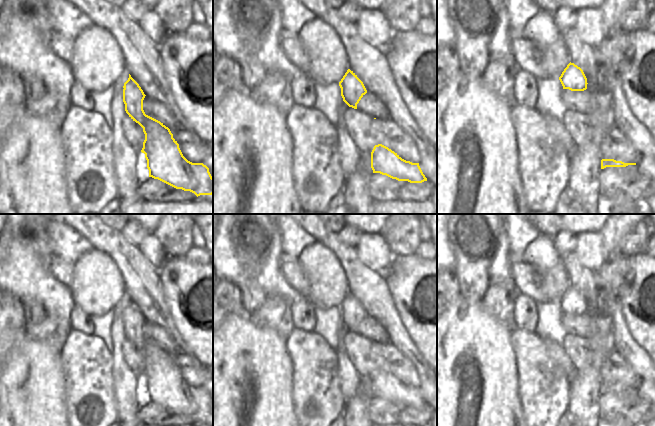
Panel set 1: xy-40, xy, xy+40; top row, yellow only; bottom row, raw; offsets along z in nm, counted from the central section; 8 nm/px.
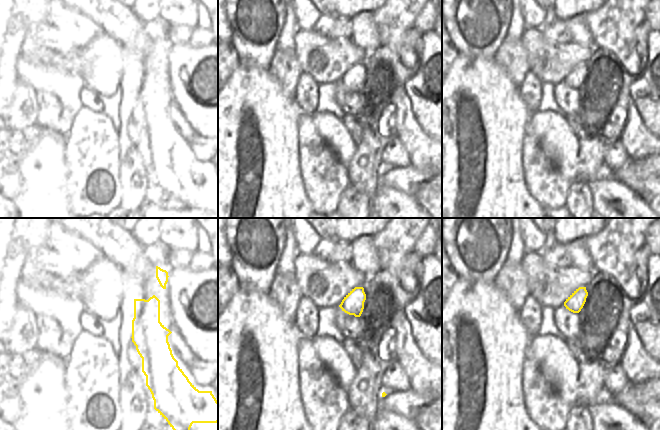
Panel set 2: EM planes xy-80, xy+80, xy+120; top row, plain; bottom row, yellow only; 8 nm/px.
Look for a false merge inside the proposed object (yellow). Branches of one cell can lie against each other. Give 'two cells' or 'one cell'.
two cells

